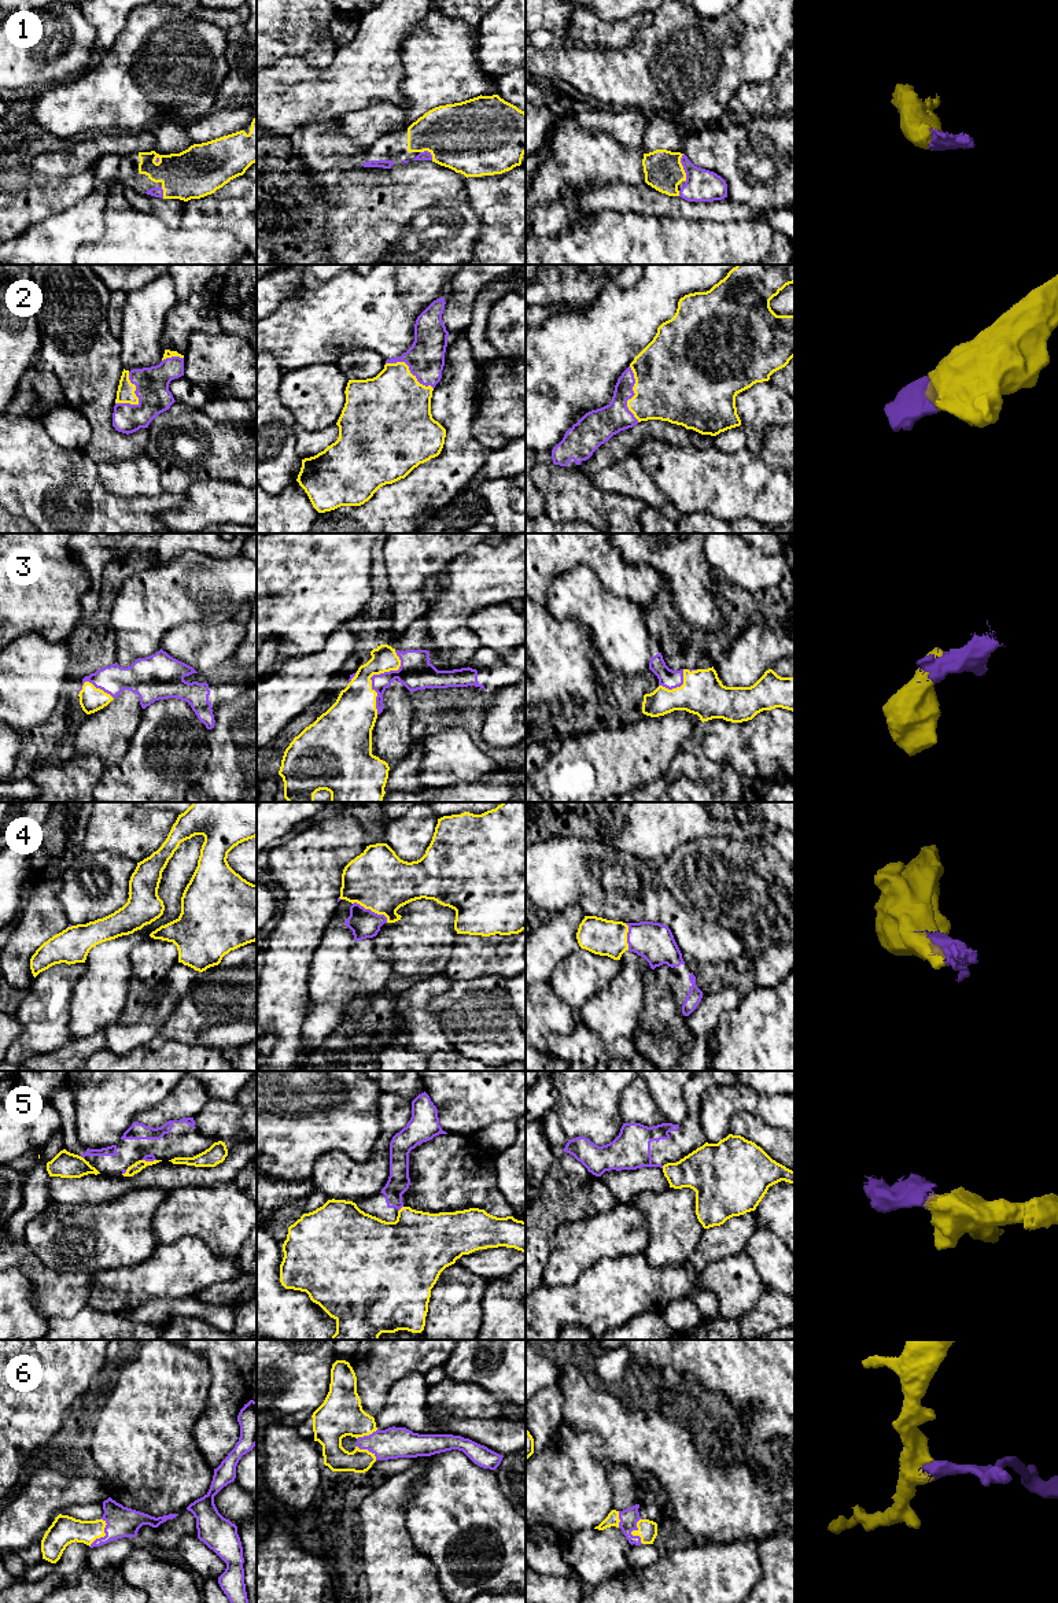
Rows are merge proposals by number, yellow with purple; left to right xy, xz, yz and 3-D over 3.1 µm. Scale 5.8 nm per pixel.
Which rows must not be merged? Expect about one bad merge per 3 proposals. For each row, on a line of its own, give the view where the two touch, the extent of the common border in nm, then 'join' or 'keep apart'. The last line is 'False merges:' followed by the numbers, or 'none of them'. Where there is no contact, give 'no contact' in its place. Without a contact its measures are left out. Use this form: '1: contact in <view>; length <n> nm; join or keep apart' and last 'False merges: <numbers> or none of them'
1: contact in yz; length 170 nm; join
2: contact in yz; length 340 nm; join
3: contact in xz; length 400 nm; join
4: contact in xz; length 240 nm; join
5: contact in xz; length 50 nm; keep apart
6: contact in xy; length 180 nm; join
False merges: 5

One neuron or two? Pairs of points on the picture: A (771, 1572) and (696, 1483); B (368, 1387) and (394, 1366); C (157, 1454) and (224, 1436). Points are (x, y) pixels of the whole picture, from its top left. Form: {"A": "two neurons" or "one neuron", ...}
{"A": "two neurons", "B": "one neuron", "C": "two neurons"}

